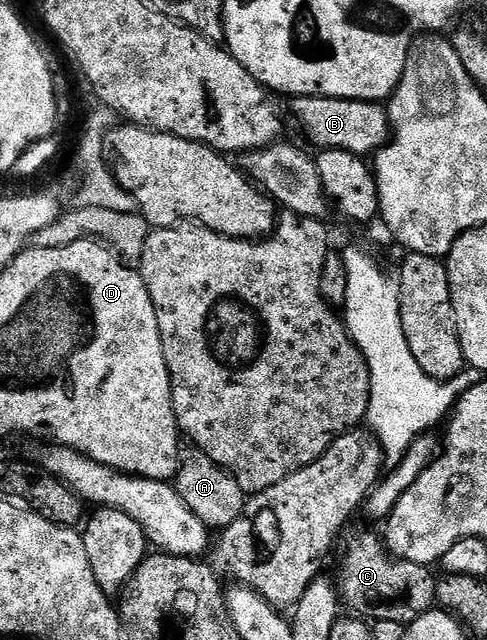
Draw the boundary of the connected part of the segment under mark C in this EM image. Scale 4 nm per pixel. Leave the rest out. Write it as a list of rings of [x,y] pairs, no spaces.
[[[360,533],[350,538],[344,549],[344,558],[340,561],[338,592],[343,604],[352,608],[349,610],[367,615],[372,621],[390,619],[407,623],[418,619],[436,605],[438,577],[432,572],[429,566],[401,561],[399,557],[392,556],[388,546],[377,534],[375,537],[372,533]]]

